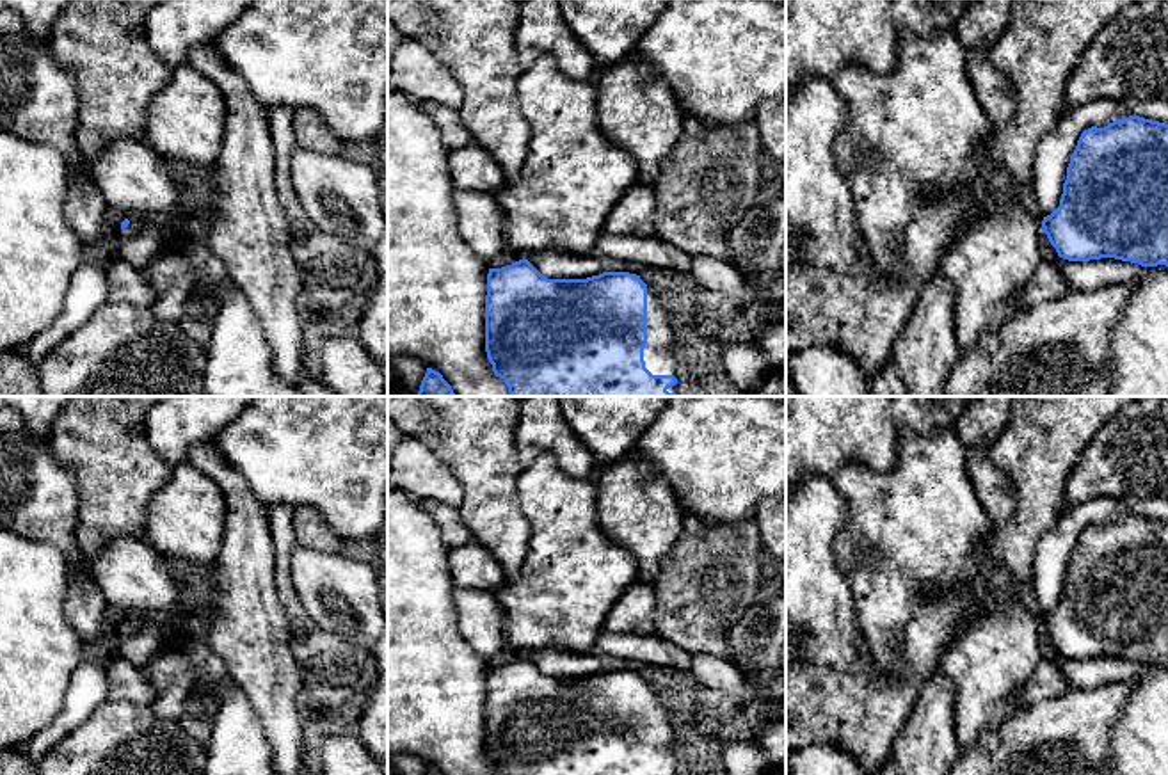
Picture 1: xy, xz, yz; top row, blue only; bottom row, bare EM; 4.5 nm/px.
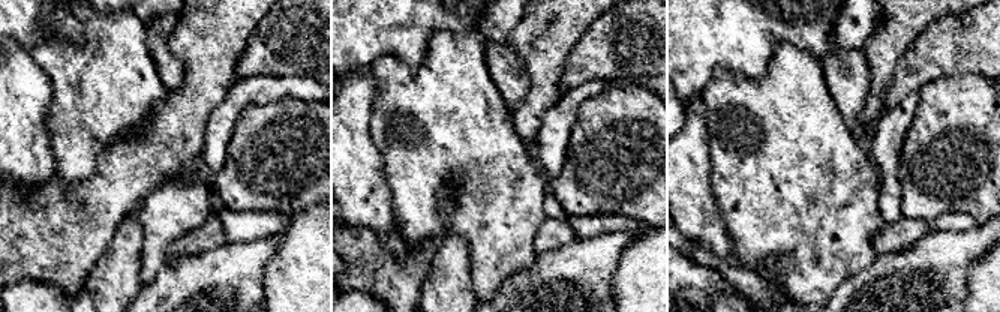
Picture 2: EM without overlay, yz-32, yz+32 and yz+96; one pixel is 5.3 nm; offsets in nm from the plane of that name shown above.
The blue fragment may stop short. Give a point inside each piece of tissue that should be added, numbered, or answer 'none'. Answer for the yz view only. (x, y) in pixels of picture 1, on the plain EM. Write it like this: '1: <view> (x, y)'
none

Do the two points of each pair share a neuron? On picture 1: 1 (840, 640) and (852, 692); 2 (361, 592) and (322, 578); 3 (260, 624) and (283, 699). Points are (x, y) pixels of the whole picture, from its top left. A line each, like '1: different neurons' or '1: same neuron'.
1: different neurons
2: same neuron
3: same neuron

